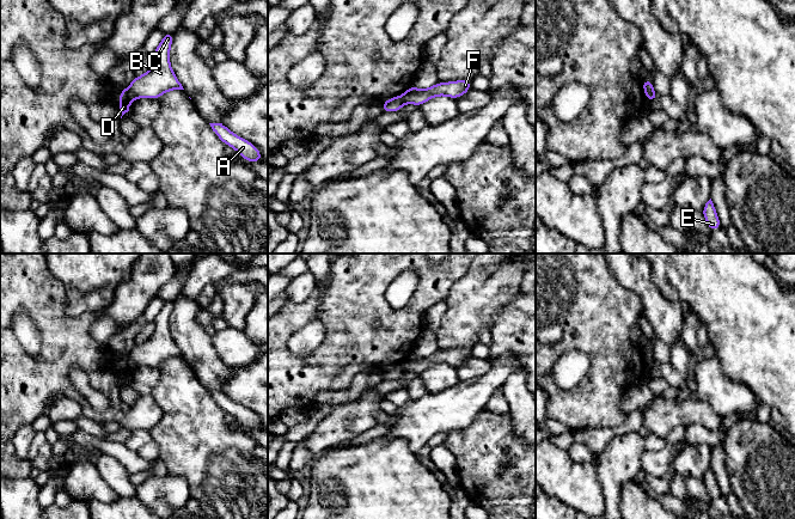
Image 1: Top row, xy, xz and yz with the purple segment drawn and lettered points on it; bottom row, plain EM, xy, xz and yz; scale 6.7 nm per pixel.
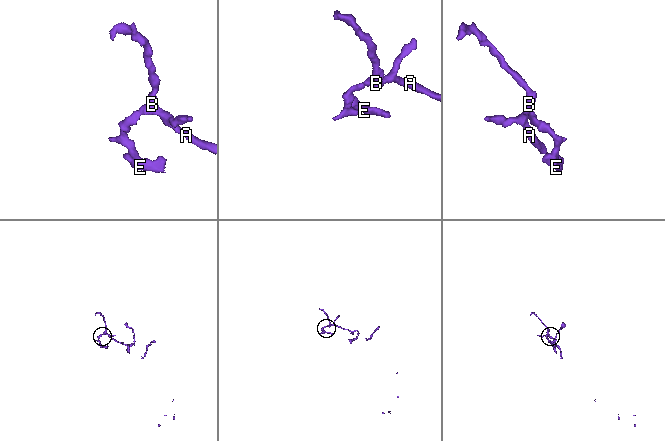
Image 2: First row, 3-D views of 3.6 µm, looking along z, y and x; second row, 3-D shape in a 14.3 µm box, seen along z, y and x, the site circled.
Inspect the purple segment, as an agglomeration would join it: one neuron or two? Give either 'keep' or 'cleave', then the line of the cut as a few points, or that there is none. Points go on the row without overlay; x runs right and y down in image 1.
cleave; cut xy (128, 355), (135, 365)

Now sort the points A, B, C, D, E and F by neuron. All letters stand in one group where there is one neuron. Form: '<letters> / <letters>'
A B C F / D E

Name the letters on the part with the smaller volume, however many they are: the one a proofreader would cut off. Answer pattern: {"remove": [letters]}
{"remove": ["D", "E"]}

